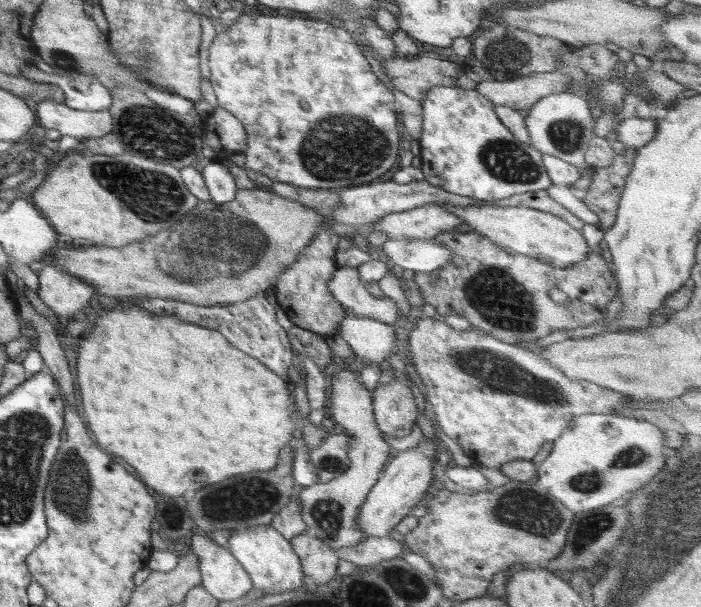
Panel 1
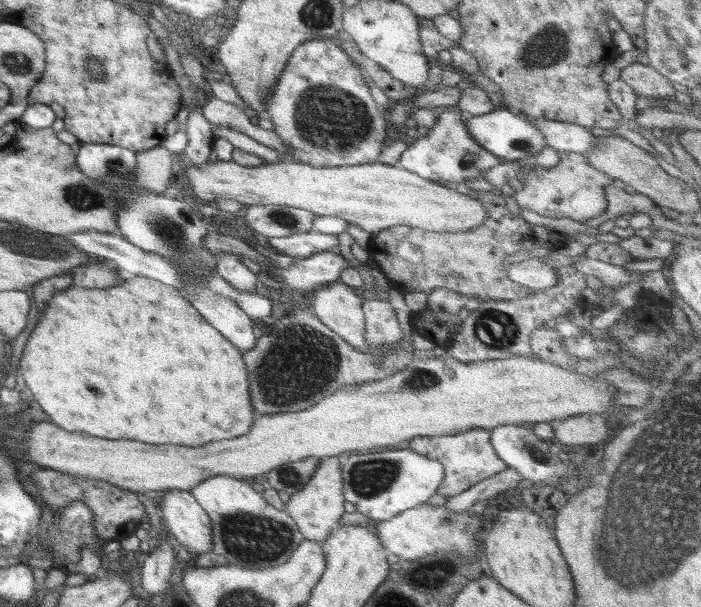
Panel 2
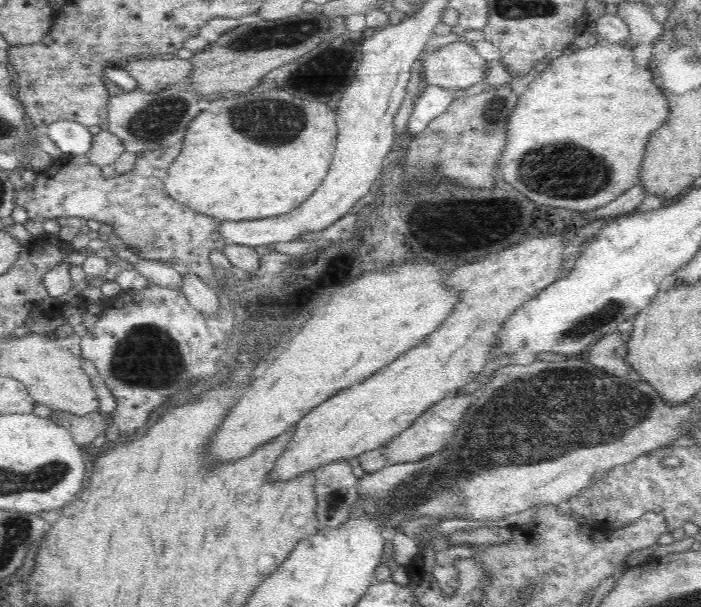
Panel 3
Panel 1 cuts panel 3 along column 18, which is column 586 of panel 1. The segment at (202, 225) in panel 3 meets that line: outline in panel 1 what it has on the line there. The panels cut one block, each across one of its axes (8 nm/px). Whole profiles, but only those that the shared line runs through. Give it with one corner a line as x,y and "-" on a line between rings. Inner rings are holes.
626,147
623,154
615,155
610,166
595,169
592,175
592,183
583,201
598,216
598,224
604,230
610,229
616,220
621,194
637,150

